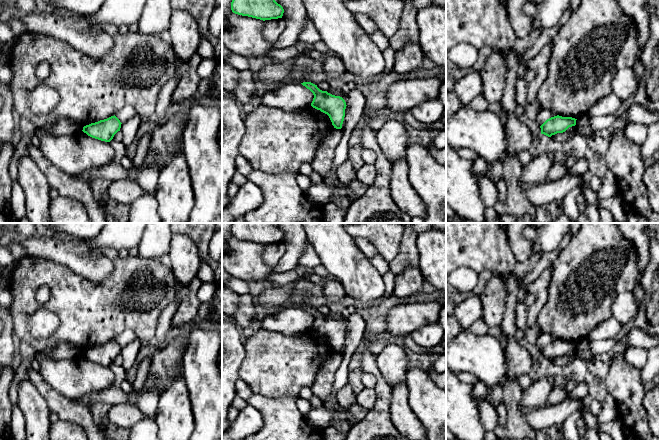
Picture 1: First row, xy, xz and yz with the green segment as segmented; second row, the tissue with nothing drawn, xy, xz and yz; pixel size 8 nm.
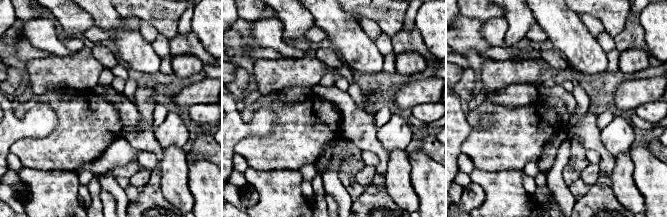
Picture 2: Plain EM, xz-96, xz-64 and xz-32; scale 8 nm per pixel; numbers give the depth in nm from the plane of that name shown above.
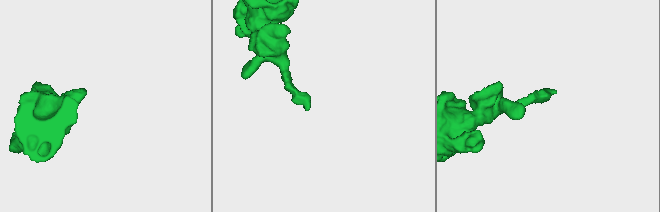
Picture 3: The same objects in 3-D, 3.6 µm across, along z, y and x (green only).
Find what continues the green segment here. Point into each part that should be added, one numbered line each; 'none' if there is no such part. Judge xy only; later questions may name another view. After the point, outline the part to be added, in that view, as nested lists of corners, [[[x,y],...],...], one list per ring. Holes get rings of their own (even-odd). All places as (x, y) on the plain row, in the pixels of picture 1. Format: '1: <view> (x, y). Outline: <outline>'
none

